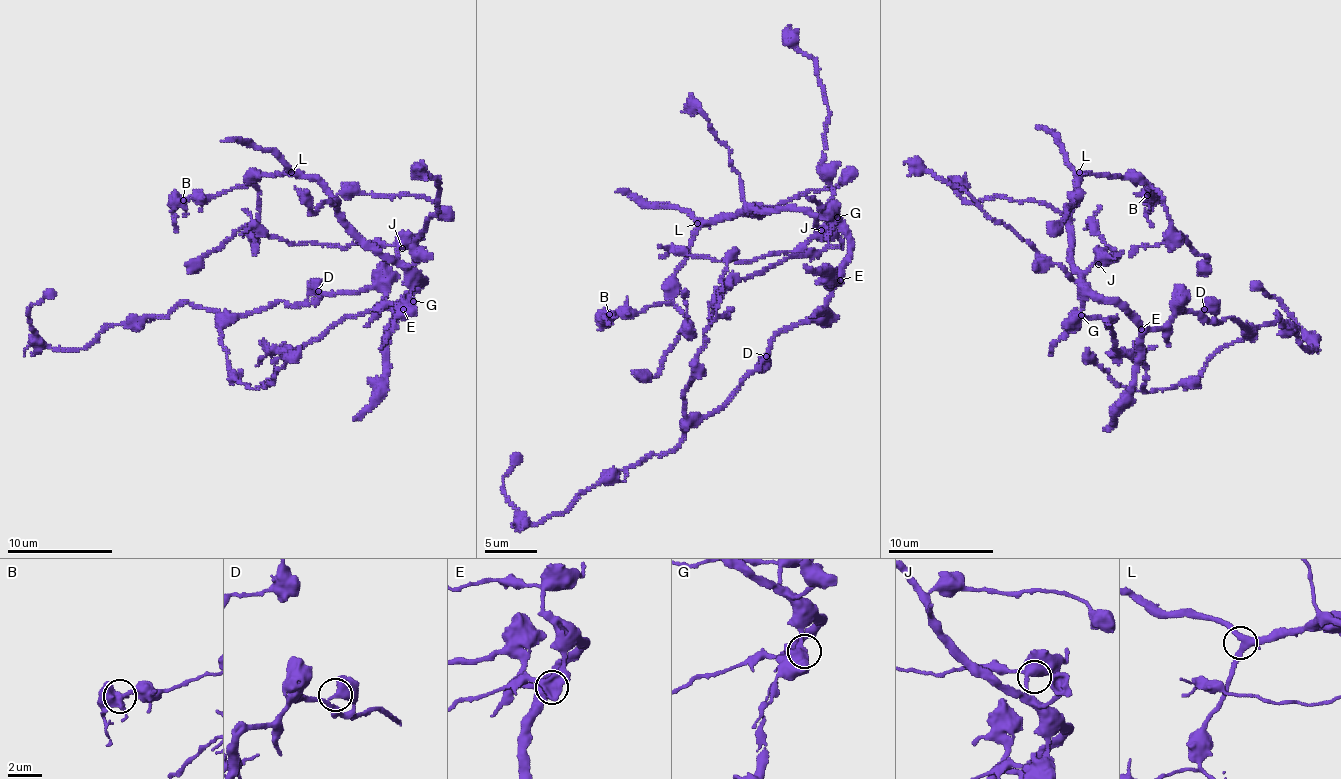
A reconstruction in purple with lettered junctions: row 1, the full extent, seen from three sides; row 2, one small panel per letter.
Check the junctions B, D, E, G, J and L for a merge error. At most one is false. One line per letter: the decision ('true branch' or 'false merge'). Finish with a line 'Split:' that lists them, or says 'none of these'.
B: true branch
D: true branch
E: true branch
G: false merge
J: true branch
L: true branch
Split: G

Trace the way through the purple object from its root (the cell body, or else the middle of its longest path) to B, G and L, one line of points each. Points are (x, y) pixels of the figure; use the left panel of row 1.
B: (385, 300), (395, 308), (423, 284), (388, 262), (315, 180), (265, 173), (244, 185), (184, 201)
G: (385, 300), (386, 306), (395, 308), (423, 284), (417, 281), (411, 292), (413, 300)
L: (385, 300), (395, 308), (423, 284), (388, 262), (315, 180), (291, 172)

